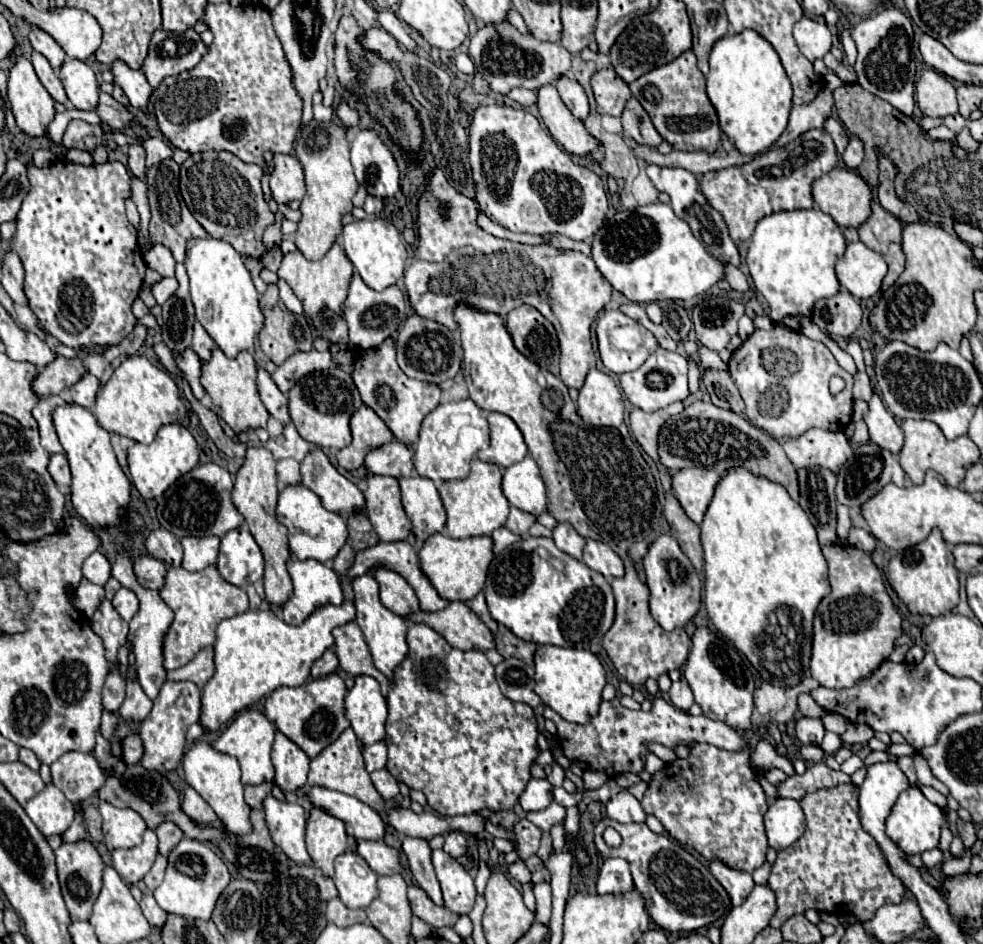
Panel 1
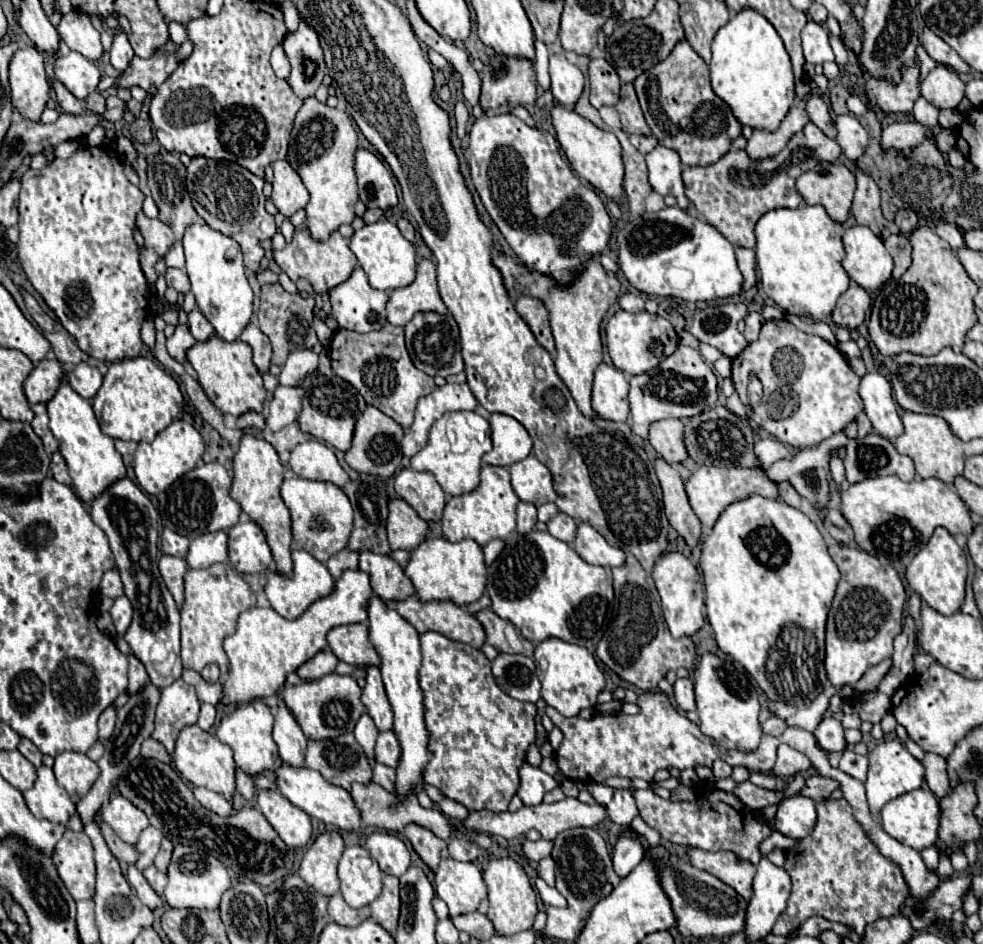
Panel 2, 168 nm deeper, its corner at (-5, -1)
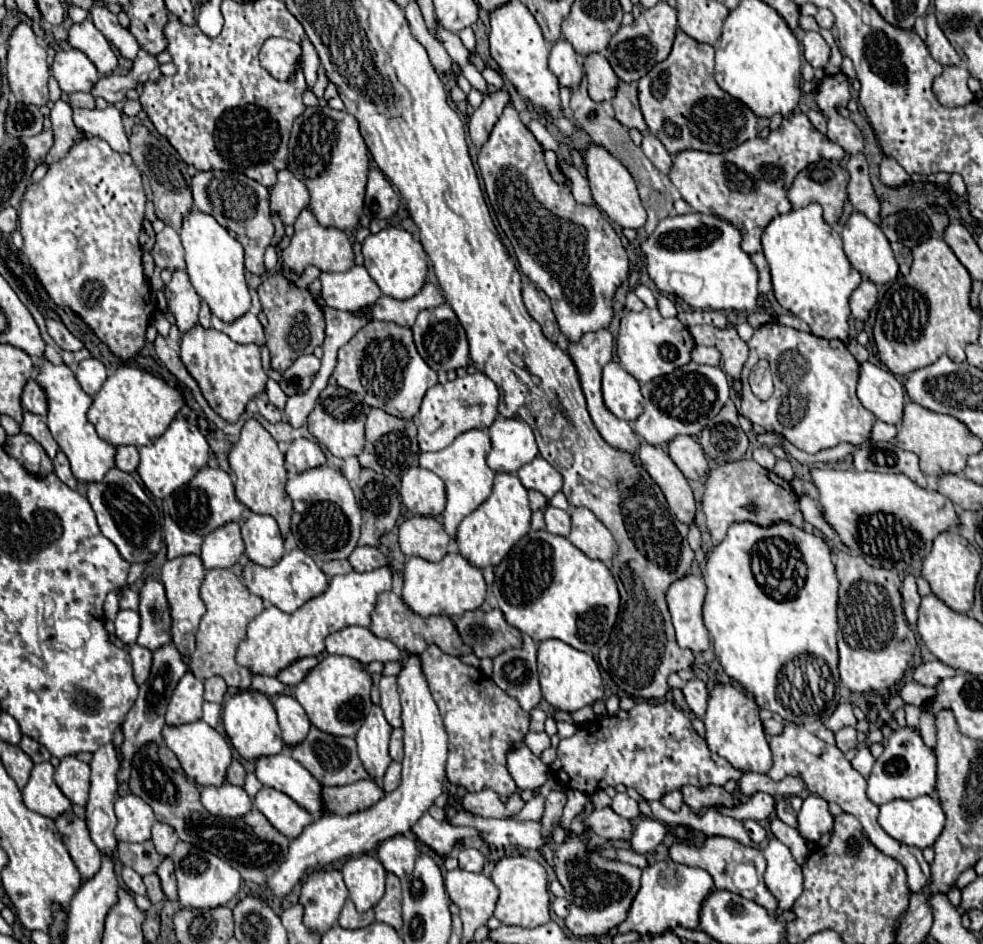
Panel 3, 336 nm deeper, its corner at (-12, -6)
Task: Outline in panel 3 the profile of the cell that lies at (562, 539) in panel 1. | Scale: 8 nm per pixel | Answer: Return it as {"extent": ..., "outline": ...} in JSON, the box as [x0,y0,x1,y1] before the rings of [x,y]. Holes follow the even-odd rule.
{"extent":[544,506,570,536],"outline":[[[546,506],[546,510],[544,510],[544,522],[546,522],[546,528],[552,534],[568,536],[568,528],[570,528],[570,516],[568,516],[568,512],[564,512],[560,508],[554,508],[554,506]]]}

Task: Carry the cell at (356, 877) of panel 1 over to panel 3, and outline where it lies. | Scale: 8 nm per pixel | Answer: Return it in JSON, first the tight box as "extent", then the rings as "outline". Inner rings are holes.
{"extent":[342,854,386,912],"outline":[[[368,854],[354,856],[342,866],[344,884],[350,892],[350,900],[356,904],[358,912],[366,912],[378,904],[384,896],[386,870],[378,858]]]}

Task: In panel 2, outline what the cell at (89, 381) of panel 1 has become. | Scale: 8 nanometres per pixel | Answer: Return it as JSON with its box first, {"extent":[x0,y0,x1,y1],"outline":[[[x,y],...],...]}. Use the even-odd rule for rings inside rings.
{"extent":[67,363,103,399],"outline":[[[79,363],[79,365],[67,375],[67,383],[69,383],[83,399],[93,399],[95,393],[99,391],[101,383],[103,383],[103,375],[99,373],[99,369],[89,367],[87,363]]]}

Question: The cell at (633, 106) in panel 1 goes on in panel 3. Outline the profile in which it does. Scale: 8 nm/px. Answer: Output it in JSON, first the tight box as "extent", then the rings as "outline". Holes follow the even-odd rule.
{"extent":[610,82,648,132],"outline":[[[618,82],[616,86],[616,94],[610,100],[614,112],[616,112],[616,120],[626,126],[626,128],[636,128],[640,132],[646,132],[648,126],[644,122],[644,116],[640,112],[640,104],[638,104],[638,94],[636,94],[636,82]]]}

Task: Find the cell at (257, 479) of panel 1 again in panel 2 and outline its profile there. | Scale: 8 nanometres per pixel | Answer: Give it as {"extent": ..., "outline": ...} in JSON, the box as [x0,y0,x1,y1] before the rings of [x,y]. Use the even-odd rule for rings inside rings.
{"extent":[229,435,293,577],"outline":[[[243,435],[239,451],[233,457],[233,471],[235,471],[235,477],[233,477],[233,485],[231,485],[231,493],[229,493],[231,499],[235,499],[241,505],[241,509],[249,515],[249,519],[255,521],[263,529],[265,539],[271,547],[273,559],[277,563],[277,571],[285,577],[291,577],[291,573],[293,573],[291,515],[279,495],[279,489],[283,483],[283,467],[279,463],[277,451],[265,439],[259,439],[253,435]]]}

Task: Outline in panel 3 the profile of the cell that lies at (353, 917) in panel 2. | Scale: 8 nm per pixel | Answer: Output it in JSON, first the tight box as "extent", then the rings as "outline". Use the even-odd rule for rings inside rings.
{"extent":[338,900,374,928],"outline":[[[346,900],[346,906],[338,918],[338,924],[342,928],[364,928],[364,926],[370,926],[374,922],[374,910],[368,910],[368,912],[358,912],[354,908],[354,902],[352,900]]]}

